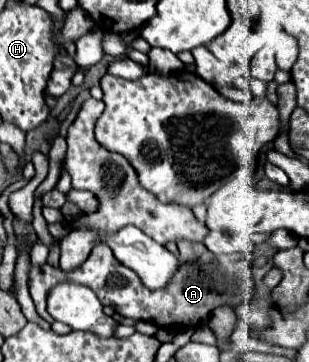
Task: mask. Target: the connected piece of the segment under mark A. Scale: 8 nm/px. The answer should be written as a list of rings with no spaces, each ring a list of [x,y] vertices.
[[[99,243],[91,249],[87,261],[73,269],[71,273],[63,273],[59,267],[53,269],[49,265],[43,265],[41,269],[35,267],[29,273],[29,291],[33,295],[37,313],[47,321],[53,323],[53,317],[45,311],[45,301],[49,291],[59,285],[65,283],[65,279],[69,279],[67,283],[77,283],[77,285],[85,285],[91,291],[95,291],[95,295],[99,297],[99,301],[103,305],[111,305],[119,315],[123,317],[133,317],[133,319],[143,319],[143,321],[151,321],[159,327],[167,327],[169,331],[177,331],[181,327],[195,327],[199,321],[207,319],[209,313],[219,307],[219,305],[233,305],[239,307],[243,301],[253,297],[253,279],[251,279],[251,265],[249,261],[241,259],[239,263],[239,271],[235,269],[221,269],[217,265],[217,261],[193,261],[189,265],[181,265],[177,277],[173,279],[173,283],[167,289],[161,291],[149,291],[145,287],[141,287],[141,281],[137,279],[137,275],[117,263],[115,255],[111,253],[111,249],[105,243]]]

